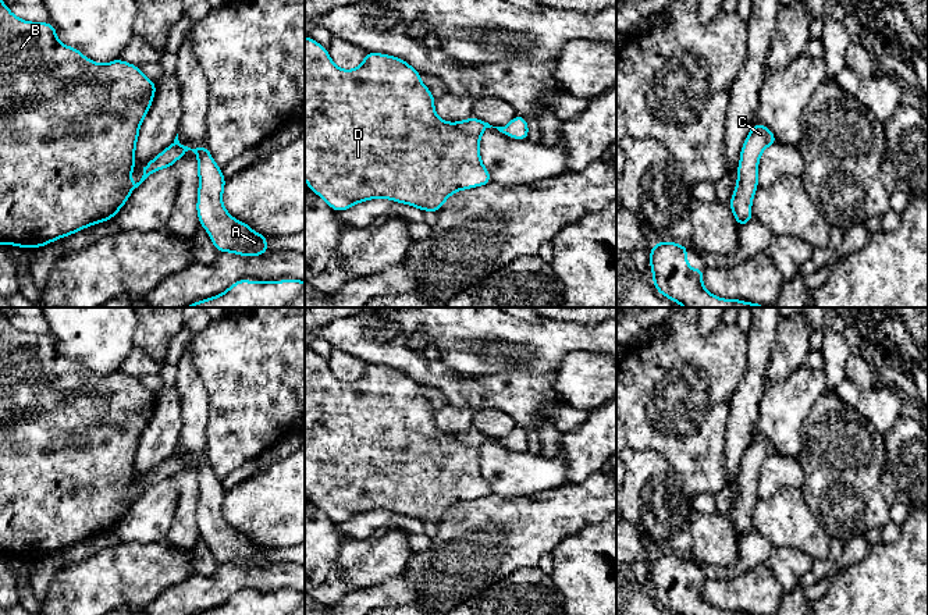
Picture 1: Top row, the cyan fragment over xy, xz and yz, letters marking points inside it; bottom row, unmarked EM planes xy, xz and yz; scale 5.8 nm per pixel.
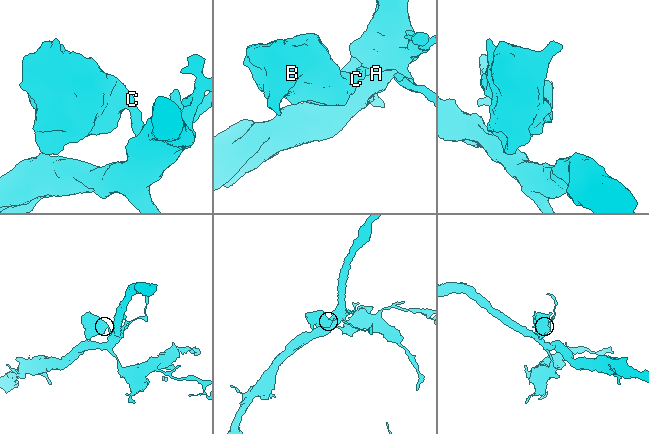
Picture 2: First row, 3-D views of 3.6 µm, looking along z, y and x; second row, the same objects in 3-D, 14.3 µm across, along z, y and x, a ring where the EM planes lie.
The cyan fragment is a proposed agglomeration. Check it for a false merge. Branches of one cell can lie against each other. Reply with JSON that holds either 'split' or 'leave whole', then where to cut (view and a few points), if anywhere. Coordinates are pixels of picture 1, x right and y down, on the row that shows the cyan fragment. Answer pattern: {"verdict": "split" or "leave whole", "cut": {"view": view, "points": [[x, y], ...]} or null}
{"verdict": "leave whole", "cut": null}

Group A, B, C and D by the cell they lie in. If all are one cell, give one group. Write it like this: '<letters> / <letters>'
A B C D

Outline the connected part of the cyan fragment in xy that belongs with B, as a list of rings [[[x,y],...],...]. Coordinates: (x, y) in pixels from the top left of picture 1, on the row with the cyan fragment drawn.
[[[0,0],[0,243],[42,248],[85,227],[113,220],[132,191],[150,174],[171,167],[192,150],[199,161],[196,203],[199,224],[206,228],[218,253],[232,252],[250,257],[270,252],[266,245],[270,235],[255,232],[224,209],[223,191],[227,179],[209,153],[207,145],[196,149],[182,146],[177,134],[174,142],[143,167],[141,181],[136,184],[131,181],[139,128],[152,106],[156,88],[157,83],[152,82],[138,65],[121,58],[97,64],[78,49],[60,43],[50,22],[24,21]]]

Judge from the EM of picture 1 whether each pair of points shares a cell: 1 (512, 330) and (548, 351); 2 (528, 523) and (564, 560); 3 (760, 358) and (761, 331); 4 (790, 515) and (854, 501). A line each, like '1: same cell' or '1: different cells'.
1: same cell
2: different cells
3: same cell
4: different cells

